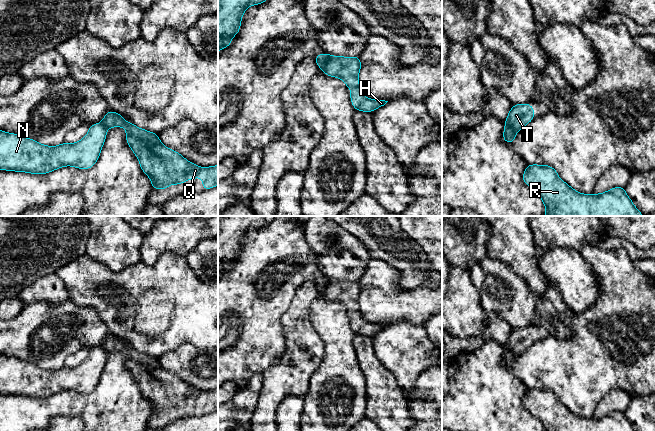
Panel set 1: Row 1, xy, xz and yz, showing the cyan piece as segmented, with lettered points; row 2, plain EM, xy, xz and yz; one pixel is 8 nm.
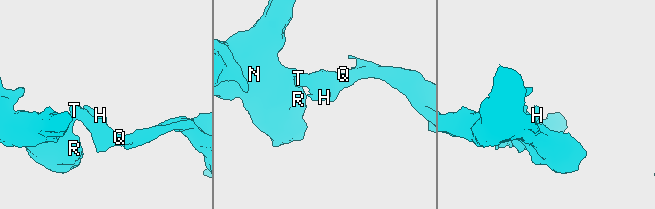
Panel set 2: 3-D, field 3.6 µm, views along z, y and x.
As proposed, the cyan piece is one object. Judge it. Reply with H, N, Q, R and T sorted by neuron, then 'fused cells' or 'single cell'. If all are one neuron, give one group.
groups H Q T / N R; fused cells

